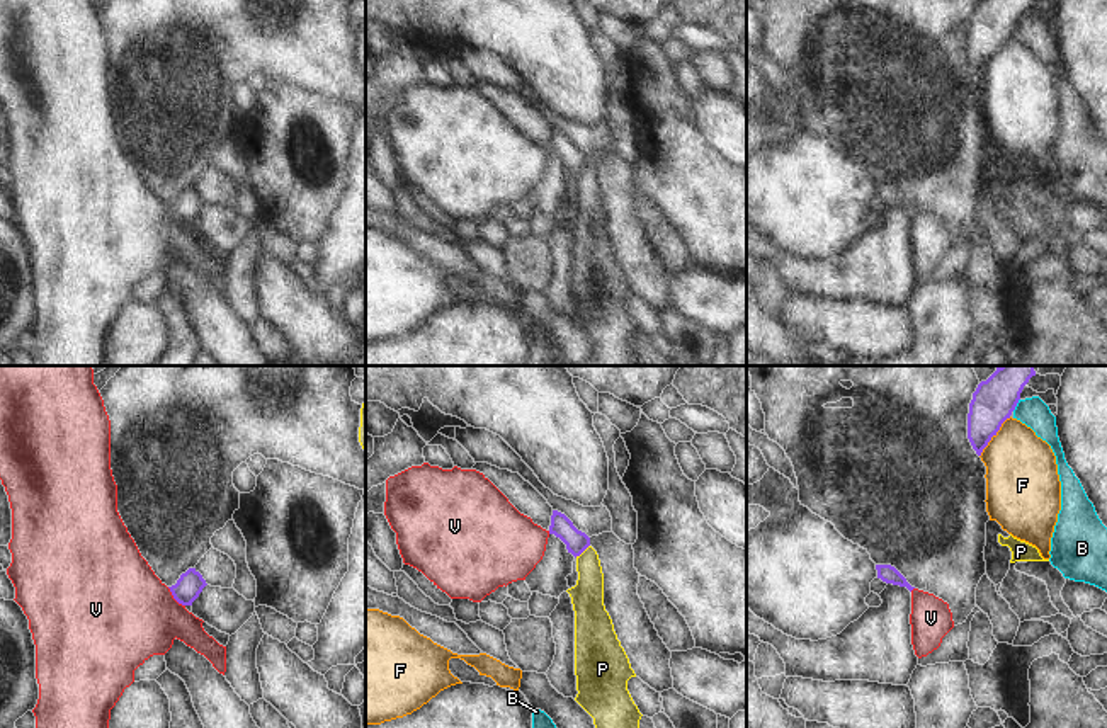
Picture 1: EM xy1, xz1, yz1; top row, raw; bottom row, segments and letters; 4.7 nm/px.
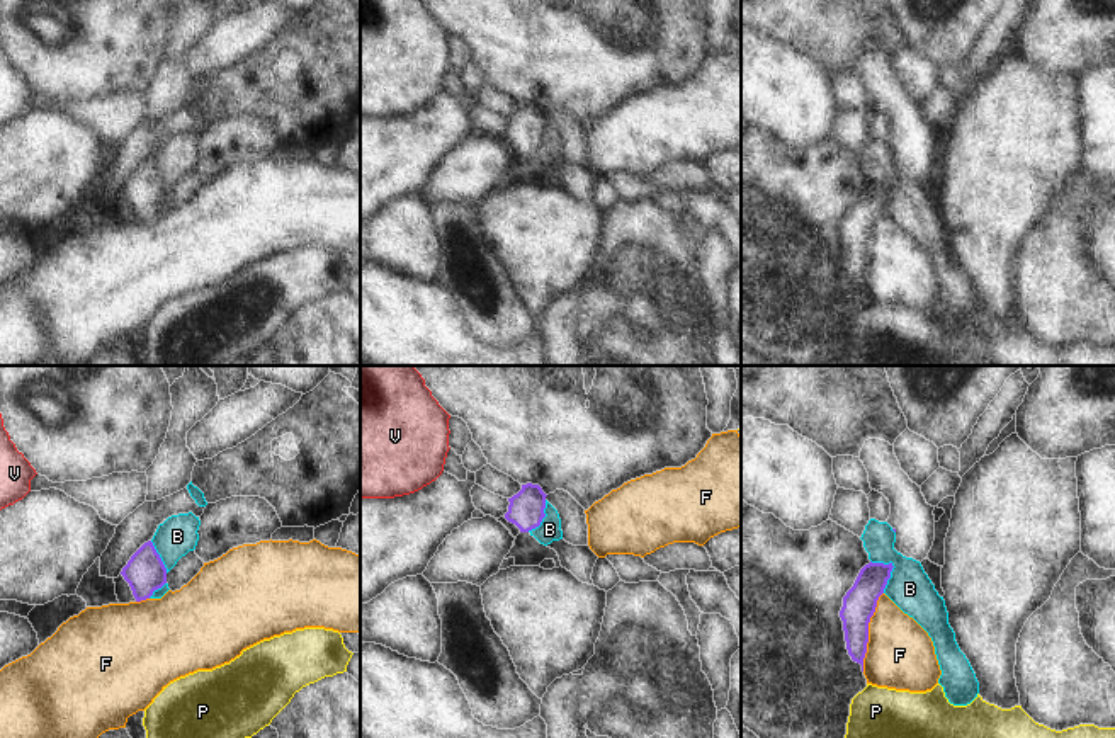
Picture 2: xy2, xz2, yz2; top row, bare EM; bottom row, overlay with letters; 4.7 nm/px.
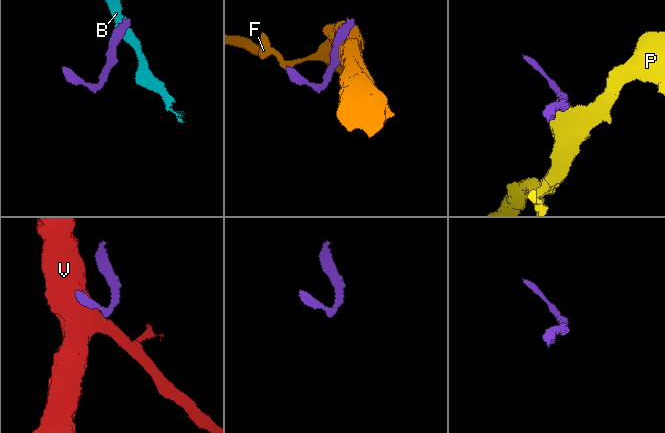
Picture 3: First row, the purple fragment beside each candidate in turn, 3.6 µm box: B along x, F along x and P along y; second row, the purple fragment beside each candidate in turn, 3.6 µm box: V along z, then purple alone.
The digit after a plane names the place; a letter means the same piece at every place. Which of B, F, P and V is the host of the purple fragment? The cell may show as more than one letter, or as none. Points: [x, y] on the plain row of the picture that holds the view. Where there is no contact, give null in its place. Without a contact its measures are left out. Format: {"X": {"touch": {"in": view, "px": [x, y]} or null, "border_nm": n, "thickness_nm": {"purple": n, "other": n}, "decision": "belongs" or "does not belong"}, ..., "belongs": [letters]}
{"B": {"touch": {"in": "yz2", "px": [893, 186]}, "border_nm": 170, "thickness_nm": {"purple": 160, "other": 200}, "decision": "does not belong"}, "F": {"touch": {"in": "yz2", "px": [867, 250]}, "border_nm": 380, "thickness_nm": {"purple": 160, "other": 320}, "decision": "does not belong"}, "P": {"touch": {"in": "xz1", "px": [582, 170]}, "border_nm": 90, "thickness_nm": {"purple": 110, "other": 160}, "decision": "does not belong"}, "V": {"touch": {"in": "xy1", "px": [174, 216]}, "border_nm": 130, "thickness_nm": {"purple": 120, "other": 460}, "decision": "does not belong"}, "belongs": []}

